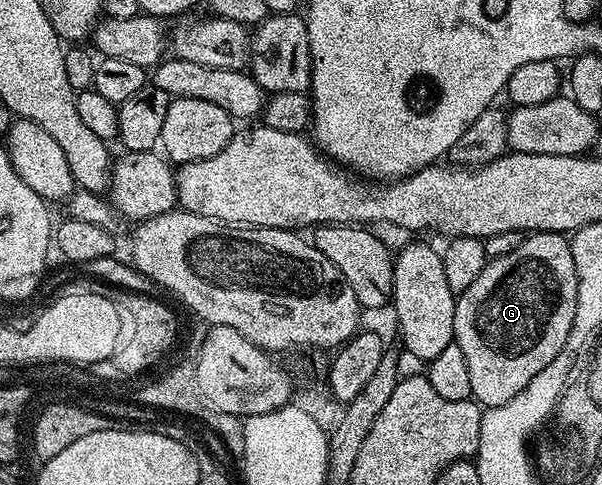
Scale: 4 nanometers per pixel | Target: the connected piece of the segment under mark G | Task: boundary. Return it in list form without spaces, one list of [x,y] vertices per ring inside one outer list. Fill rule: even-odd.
[[[531,232],[520,246],[509,252],[509,256],[490,259],[481,276],[477,276],[477,280],[455,300],[454,342],[465,352],[465,364],[469,364],[471,398],[484,408],[513,400],[513,396],[517,396],[517,392],[521,392],[521,388],[565,348],[576,312],[577,268],[573,264],[571,243],[564,235]]]

